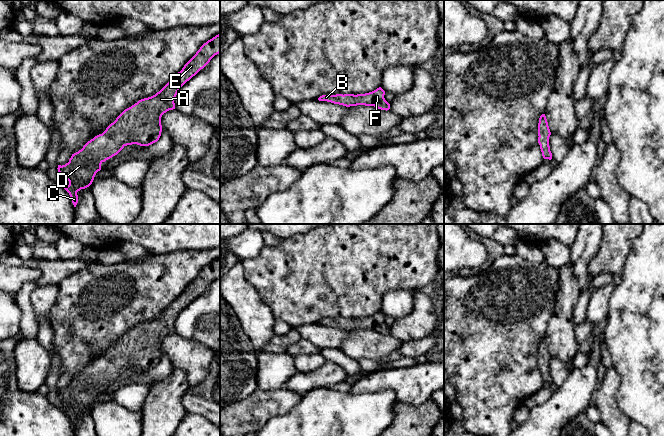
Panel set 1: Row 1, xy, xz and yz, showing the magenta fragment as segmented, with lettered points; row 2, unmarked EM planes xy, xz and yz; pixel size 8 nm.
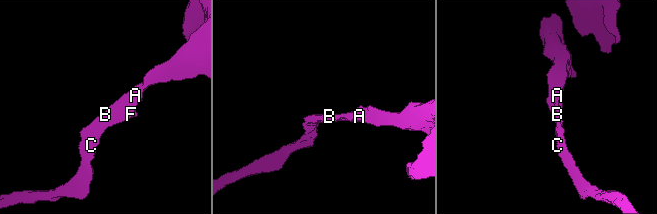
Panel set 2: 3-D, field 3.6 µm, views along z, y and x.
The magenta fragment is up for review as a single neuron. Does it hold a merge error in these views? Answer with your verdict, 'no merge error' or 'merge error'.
no merge error

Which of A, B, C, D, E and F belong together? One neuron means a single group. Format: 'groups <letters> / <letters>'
groups A B C D E F

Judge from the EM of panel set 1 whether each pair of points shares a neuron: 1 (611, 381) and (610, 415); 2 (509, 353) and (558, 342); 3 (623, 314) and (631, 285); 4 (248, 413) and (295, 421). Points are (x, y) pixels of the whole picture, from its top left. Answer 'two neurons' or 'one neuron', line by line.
1: one neuron
2: two neurons
3: one neuron
4: two neurons

